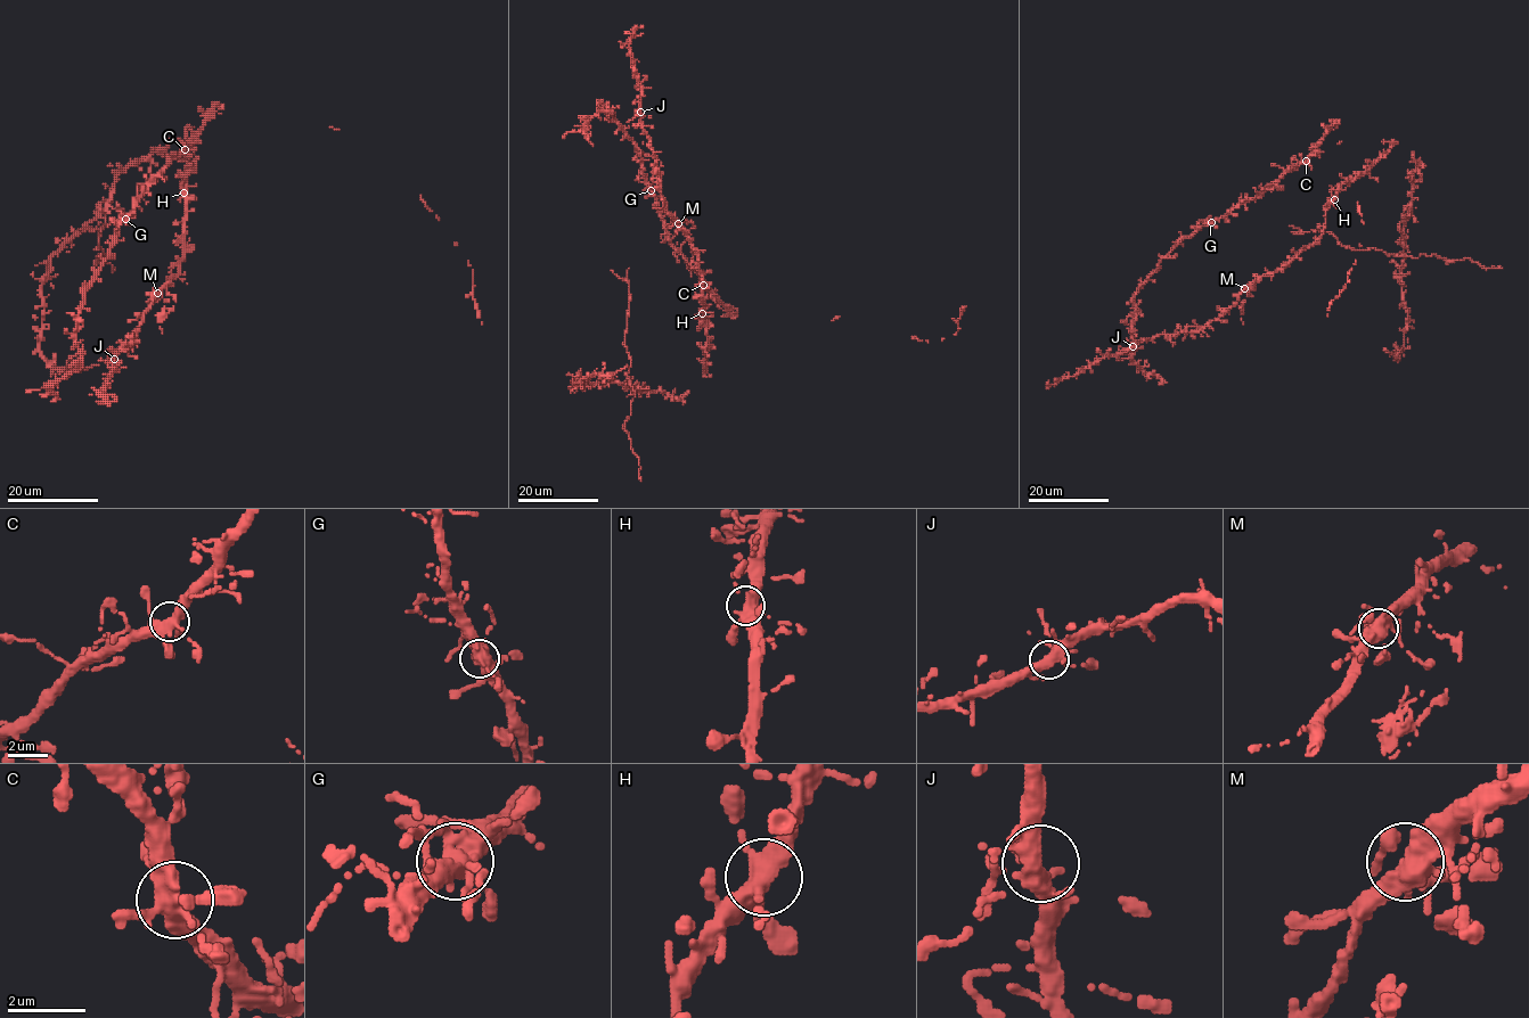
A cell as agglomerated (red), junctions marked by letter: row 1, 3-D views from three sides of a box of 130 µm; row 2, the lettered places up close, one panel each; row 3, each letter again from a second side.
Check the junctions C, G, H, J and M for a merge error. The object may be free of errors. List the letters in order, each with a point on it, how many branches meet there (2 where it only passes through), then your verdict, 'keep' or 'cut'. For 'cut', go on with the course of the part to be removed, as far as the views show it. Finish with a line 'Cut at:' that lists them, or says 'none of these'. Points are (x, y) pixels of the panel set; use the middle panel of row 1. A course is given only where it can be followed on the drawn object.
C: place (703, 285); branches 6; keep
G: place (651, 190); branches 6; keep
H: place (702, 313); branches 5; keep
J: place (640, 112); branches 6; keep
M: place (678, 223); branches 5; keep
Cut at: none of these

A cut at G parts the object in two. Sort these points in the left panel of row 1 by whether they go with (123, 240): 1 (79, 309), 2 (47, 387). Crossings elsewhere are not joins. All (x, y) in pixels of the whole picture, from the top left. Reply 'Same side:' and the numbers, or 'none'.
Same side: 1, 2

